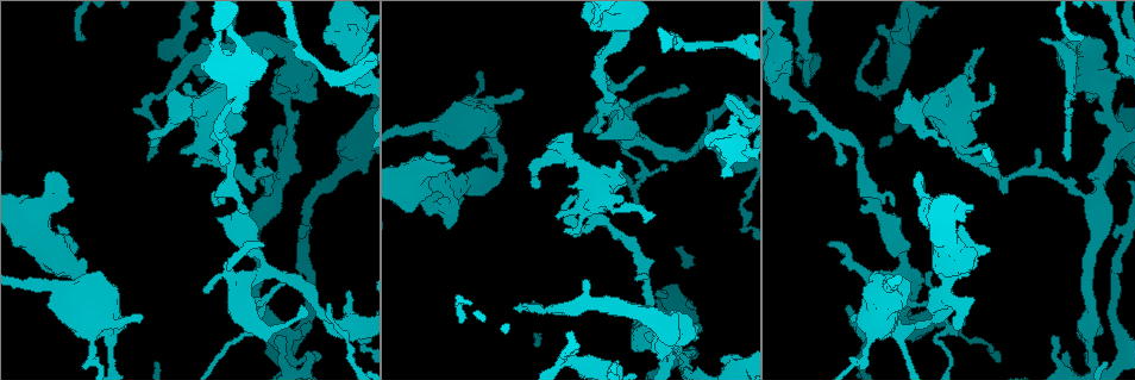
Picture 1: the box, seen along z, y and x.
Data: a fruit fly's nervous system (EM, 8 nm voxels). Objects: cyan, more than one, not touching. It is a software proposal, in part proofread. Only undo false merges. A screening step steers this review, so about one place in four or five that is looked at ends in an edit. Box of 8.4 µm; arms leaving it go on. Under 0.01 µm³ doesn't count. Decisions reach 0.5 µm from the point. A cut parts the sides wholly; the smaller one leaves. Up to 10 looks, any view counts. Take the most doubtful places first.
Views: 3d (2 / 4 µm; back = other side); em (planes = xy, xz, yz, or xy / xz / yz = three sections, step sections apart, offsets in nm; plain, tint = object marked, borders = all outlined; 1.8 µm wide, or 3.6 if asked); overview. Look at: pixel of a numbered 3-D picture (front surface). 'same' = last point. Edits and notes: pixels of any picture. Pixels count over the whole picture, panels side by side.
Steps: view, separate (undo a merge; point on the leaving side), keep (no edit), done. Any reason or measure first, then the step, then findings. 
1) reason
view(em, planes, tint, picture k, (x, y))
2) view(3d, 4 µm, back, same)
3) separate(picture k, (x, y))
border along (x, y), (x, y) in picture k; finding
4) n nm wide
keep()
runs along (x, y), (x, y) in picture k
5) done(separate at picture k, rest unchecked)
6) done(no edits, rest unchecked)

abrupt turn
view(3d, 2 µm, picture 1, (904, 267))

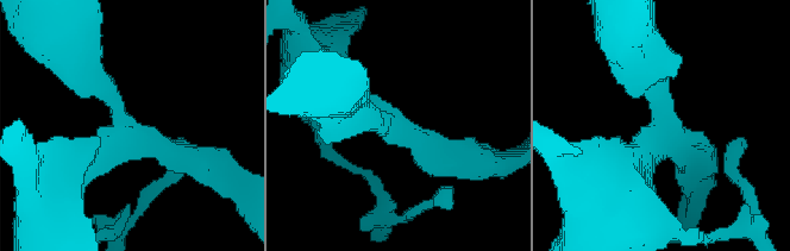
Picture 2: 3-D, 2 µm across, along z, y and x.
4 arms
view(em, planes, tint, picture 2, (664, 119))

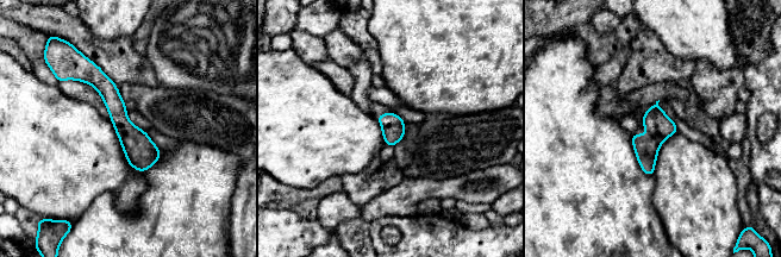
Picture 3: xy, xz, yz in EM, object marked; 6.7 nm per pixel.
160 nm wide
keep()
continuous, no second cell

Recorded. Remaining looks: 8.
sharp bend
view(3d, 2 µm, back, picture 1, (944, 268))

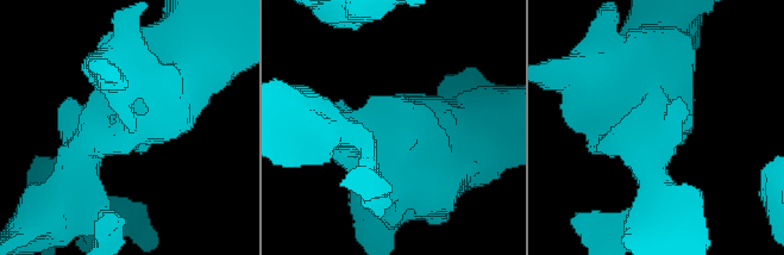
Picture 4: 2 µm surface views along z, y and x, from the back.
shape alone is not enough
view(em, 3.6 µm, planes, tint, picture 4, (664, 123))

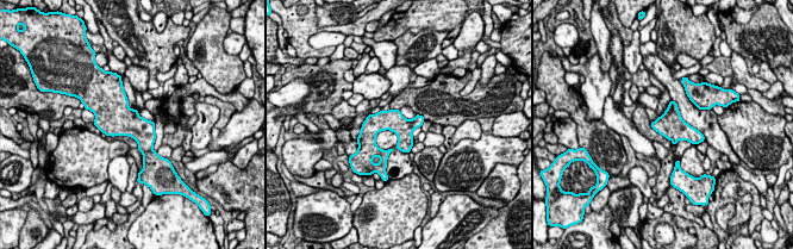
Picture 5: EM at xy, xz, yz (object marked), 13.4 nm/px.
keep()
runs along (420, 119), (364, 126) in picture 5; all the same cell

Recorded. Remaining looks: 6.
view(3d, 2 µm, picture 1, (730, 143))

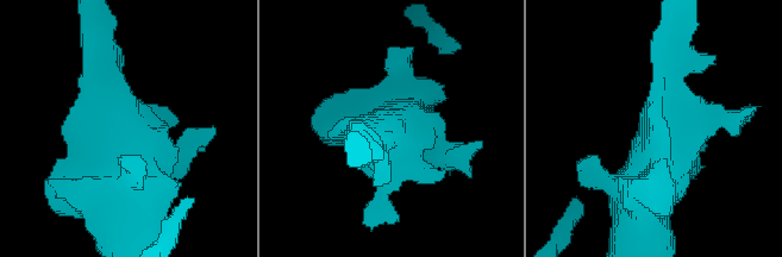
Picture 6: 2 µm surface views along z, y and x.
now the EM
view(em, planes, tint, picture 6, (662, 143))

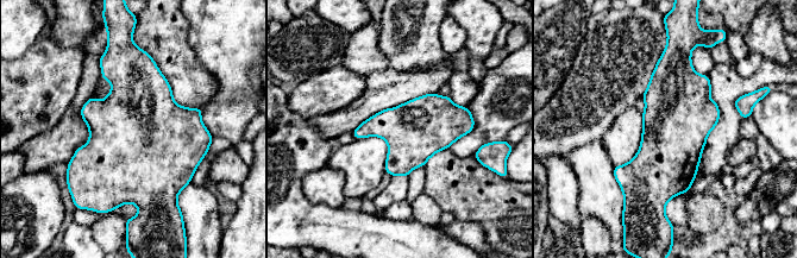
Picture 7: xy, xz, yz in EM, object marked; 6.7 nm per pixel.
keep()
continuous, no second cell

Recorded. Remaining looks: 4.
abrupt turn
view(em, 3.6 µm, planes, plain, picture 1, (1100, 87))

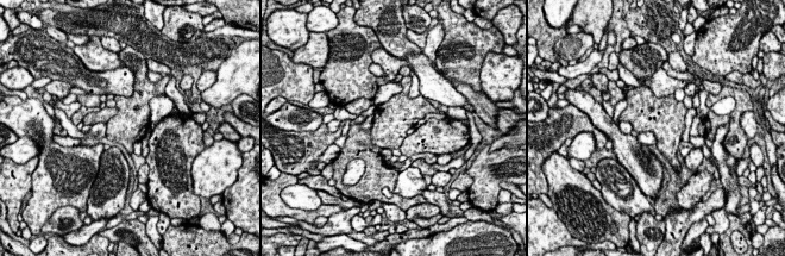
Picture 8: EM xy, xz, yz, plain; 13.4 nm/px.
what lies round it
view(em, 3.6 µm, planes, borders, same)

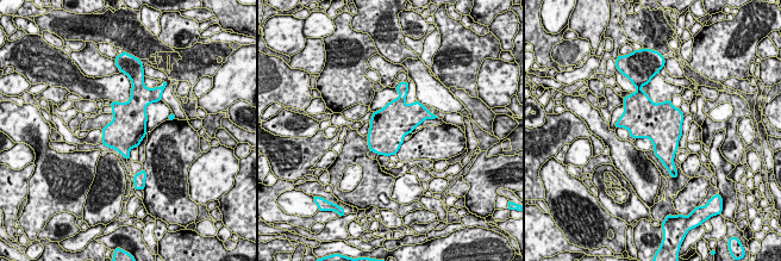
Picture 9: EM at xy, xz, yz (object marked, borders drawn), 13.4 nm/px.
keep()
continuous, no second cell

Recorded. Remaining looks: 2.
done(no edits, rest unchecked)

